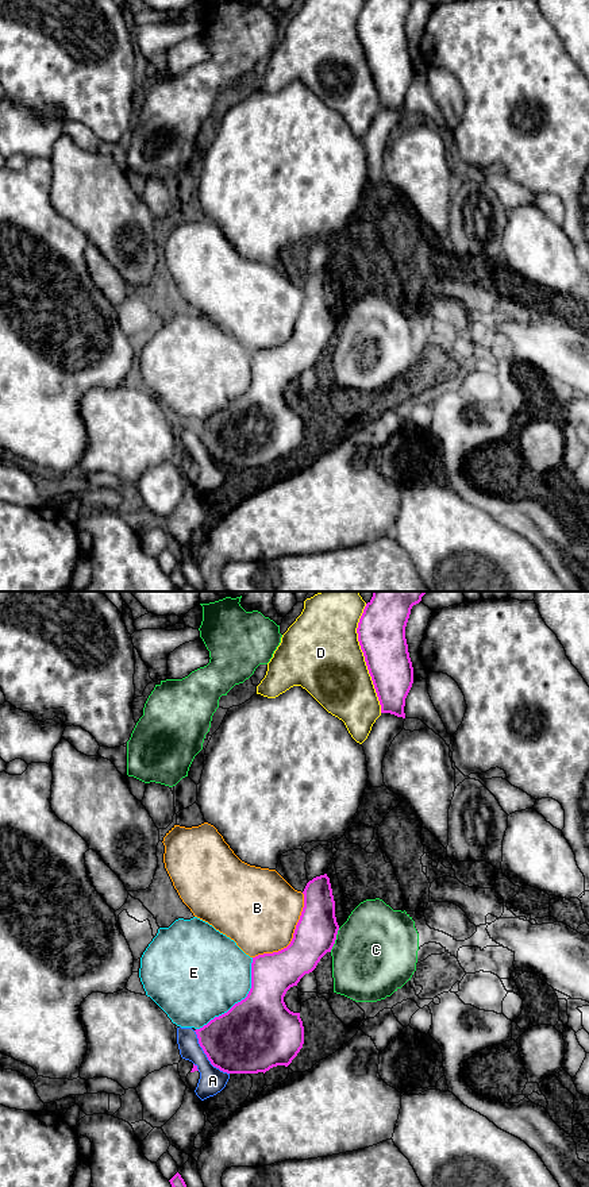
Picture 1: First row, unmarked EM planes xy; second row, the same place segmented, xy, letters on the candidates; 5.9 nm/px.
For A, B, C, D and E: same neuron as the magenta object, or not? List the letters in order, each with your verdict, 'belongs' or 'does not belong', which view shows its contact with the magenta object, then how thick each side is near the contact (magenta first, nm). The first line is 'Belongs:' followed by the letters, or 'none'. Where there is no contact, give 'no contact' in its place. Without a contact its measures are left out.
Belongs: none
A: does not belong; contact in xy; calibres 400 and 160 nm
B: does not belong; contact in xy; calibres 240 and 460 nm
C: does not belong; contact in xy; calibres 240 and 500 nm
D: does not belong; contact in xy; calibres 280 and 460 nm
E: does not belong; contact in xy; calibres 440 and 480 nm

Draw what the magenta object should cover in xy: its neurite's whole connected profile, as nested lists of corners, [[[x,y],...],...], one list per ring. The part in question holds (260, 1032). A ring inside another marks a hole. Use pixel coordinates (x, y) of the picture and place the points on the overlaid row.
[[[327,874],[309,880],[303,894],[304,907],[290,944],[278,952],[253,957],[251,988],[247,997],[227,1013],[195,1030],[211,1064],[223,1072],[265,1074],[277,1065],[288,1067],[303,1048],[304,1026],[300,1013],[290,1011],[284,997],[290,987],[297,986],[305,974],[316,968],[327,952],[331,952],[339,930]]]

